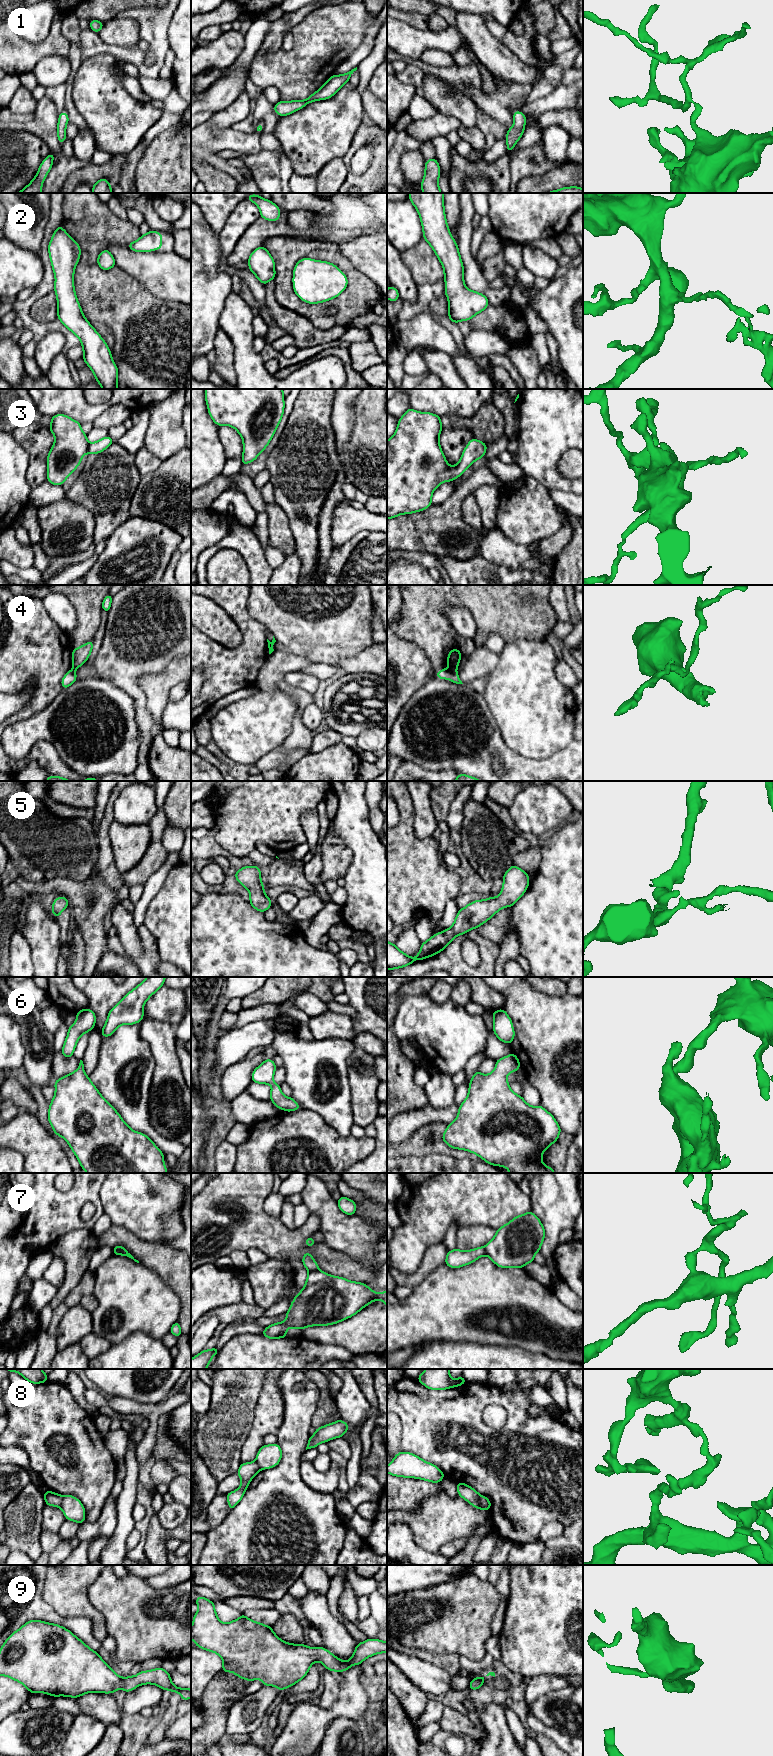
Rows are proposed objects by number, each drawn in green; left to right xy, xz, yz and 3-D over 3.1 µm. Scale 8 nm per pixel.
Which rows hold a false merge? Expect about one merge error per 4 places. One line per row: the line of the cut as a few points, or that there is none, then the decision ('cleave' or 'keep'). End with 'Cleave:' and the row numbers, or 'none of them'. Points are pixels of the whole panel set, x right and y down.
1: cut none; keep
2: cut none; keep
3: cut none; keep
4: cut yz (450, 668), (455, 670); cleave
5: cut none; keep
6: cut none; keep
7: cut xz (318, 1269), (309, 1272); cleave
8: cut yz (480, 1496), (483, 1508); cleave
9: cut none; keep
Cleave: 4, 7, 8

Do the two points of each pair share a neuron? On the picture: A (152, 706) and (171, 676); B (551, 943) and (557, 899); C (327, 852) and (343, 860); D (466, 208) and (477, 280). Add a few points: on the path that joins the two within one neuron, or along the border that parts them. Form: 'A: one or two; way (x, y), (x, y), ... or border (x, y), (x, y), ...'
A: one; way (157, 699), (157, 690), (164, 683)
B: one; way (557, 932), (557, 910)
C: one; way (331, 854), (335, 858), (339, 858)
D: one; way (465, 226), (465, 254), (469, 262)

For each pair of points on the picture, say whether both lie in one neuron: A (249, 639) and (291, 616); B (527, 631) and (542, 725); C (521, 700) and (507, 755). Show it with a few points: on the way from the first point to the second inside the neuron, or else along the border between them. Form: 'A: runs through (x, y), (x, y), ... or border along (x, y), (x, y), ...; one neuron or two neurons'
A: border along (249, 615), (261, 622), (269, 630); two neurons
B: border along (545, 639), (518, 639), (506, 644); two neurons
C: border along (498, 726), (503, 741), (514, 751), (530, 758); two neurons

